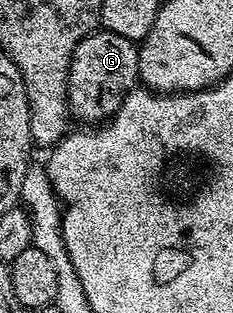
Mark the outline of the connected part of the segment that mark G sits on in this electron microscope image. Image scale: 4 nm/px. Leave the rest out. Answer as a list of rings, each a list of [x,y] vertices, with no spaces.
[[[103,29],[90,32],[74,49],[68,70],[68,110],[84,125],[100,125],[112,118],[130,91],[137,90],[140,70],[137,44]]]

